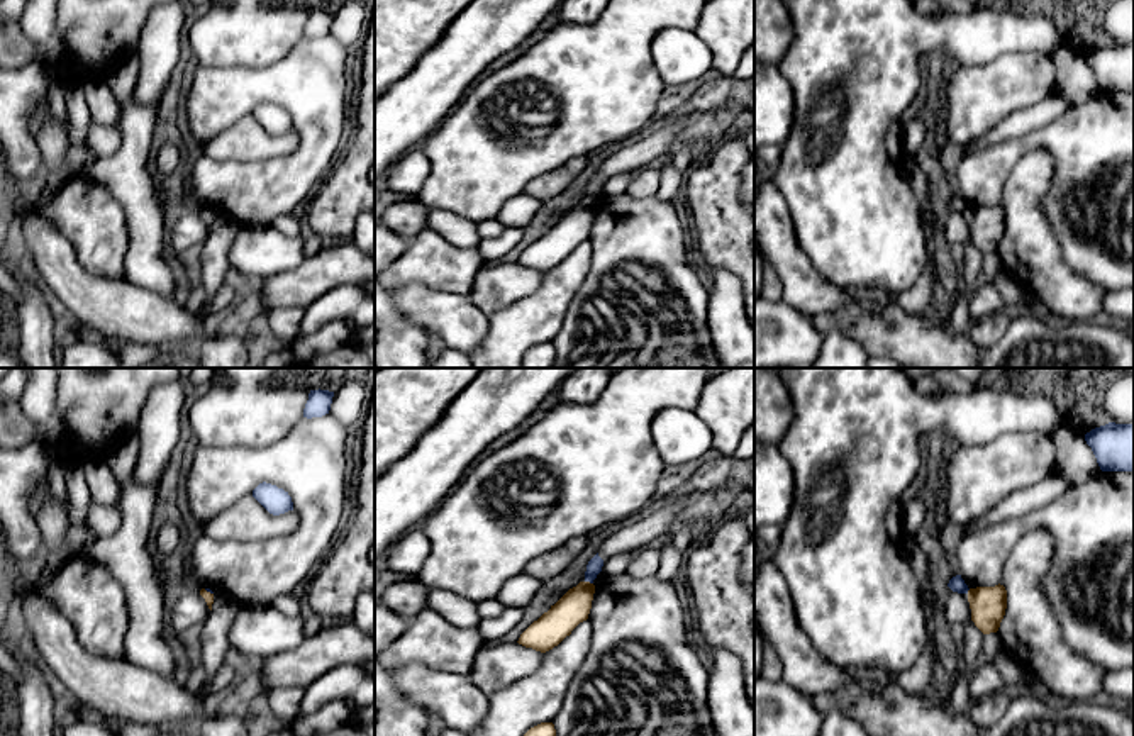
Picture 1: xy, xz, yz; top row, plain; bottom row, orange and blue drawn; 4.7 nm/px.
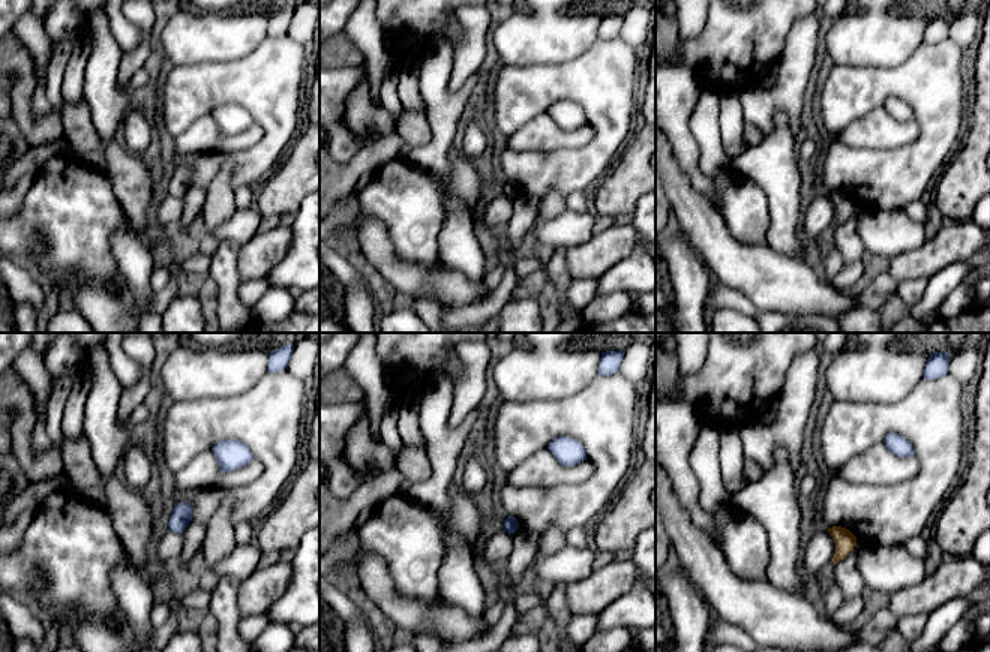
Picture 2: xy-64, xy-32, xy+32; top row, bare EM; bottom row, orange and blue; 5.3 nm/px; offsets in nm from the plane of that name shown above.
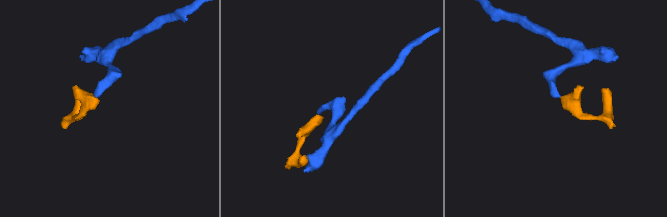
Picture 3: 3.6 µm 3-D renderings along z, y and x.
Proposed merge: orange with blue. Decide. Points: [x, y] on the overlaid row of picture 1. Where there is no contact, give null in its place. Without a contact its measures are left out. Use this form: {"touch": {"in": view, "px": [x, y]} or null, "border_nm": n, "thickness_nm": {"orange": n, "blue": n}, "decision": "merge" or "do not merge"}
{"touch": {"in": "xz", "px": [589, 582]}, "border_nm": 40, "thickness_nm": {"orange": 160, "blue": 70}, "decision": "do not merge"}

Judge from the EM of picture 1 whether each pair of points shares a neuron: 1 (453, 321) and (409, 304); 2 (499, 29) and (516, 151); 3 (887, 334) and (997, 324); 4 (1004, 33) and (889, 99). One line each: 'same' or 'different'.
1: same
2: different
3: same
4: same

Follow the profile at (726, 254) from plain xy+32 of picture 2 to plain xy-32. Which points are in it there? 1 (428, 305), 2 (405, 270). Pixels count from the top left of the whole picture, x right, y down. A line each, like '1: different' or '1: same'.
1: different
2: same

